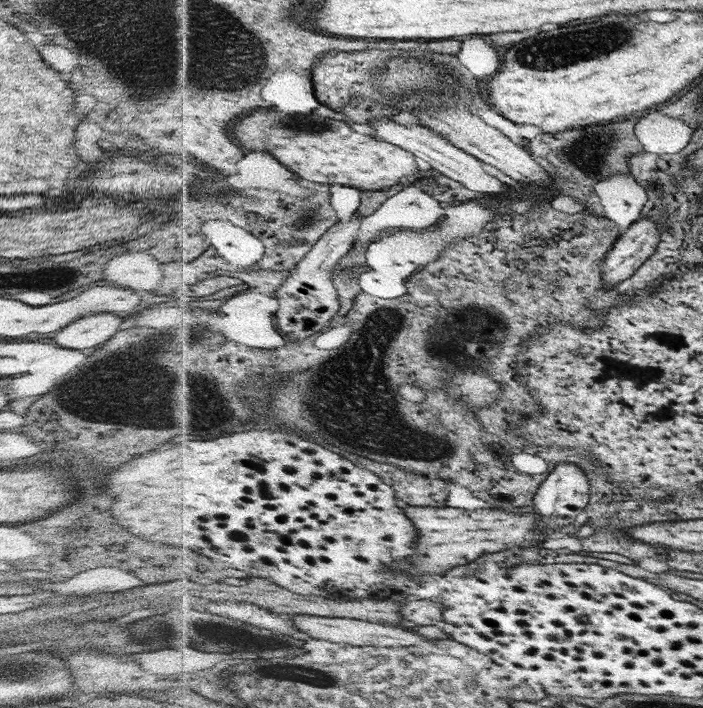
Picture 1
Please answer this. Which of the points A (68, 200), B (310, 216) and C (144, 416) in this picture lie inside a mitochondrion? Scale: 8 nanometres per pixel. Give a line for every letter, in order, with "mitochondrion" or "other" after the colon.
A: other
B: mitochondrion
C: mitochondrion

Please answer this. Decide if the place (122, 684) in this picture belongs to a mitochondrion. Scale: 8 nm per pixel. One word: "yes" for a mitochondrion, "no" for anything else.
no

